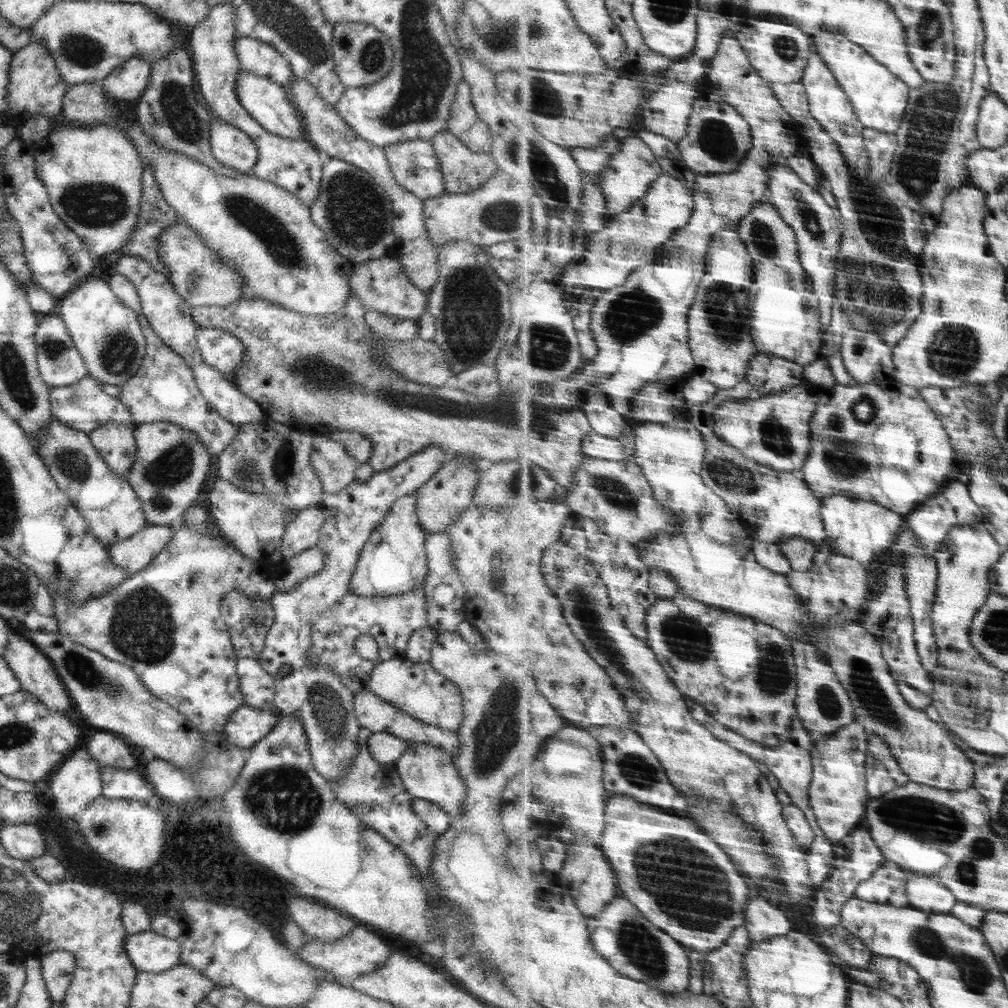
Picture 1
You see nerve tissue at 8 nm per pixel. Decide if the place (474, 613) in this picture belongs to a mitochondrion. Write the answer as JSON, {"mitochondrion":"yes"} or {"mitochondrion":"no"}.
{"mitochondrion":"no"}

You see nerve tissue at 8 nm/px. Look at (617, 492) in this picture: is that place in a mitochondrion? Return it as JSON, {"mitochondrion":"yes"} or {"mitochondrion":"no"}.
{"mitochondrion":"yes"}

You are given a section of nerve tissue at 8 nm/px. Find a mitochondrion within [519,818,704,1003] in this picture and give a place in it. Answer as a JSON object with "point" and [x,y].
{"point":[646,952]}

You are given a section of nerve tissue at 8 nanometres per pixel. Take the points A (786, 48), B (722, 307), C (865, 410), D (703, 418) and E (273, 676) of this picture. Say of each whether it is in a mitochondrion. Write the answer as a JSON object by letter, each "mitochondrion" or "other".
{"A":"mitochondrion","B":"mitochondrion","C":"mitochondrion","D":"other","E":"other"}

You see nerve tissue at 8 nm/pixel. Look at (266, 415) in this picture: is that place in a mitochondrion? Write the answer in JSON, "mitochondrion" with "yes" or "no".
{"mitochondrion":"no"}

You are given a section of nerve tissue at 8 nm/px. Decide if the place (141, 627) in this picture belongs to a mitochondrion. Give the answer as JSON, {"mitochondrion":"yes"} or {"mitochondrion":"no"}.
{"mitochondrion":"yes"}

